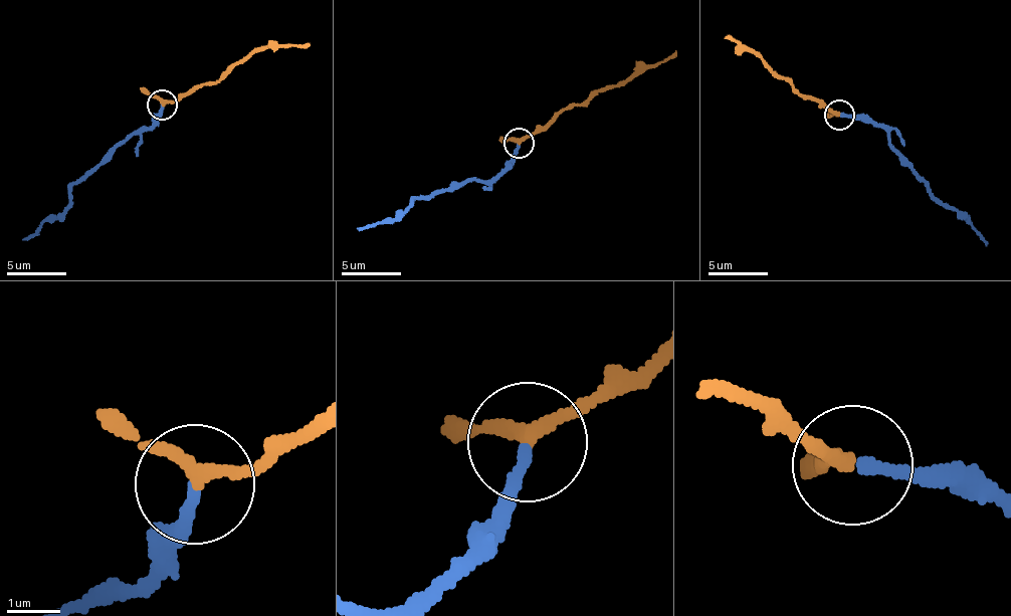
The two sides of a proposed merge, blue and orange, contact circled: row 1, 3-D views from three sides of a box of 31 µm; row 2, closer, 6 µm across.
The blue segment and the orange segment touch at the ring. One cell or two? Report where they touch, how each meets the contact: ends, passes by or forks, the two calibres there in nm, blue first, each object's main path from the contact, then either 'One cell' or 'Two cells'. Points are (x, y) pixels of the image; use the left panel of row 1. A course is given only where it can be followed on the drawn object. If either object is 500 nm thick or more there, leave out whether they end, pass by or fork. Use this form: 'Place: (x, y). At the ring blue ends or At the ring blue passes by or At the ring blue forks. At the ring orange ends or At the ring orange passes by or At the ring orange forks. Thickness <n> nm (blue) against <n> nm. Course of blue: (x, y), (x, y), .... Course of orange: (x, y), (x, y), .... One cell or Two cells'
Place: (162, 105). At the ring blue ends. At the ring orange passes by. Thickness 220 nm (blue) against 240 nm. Course of blue: (163, 106), (162, 115), (107, 152), (70, 190), (66, 208), (56, 217), (44, 218), (33, 235), (22, 239). Course of orange: (163, 106), (204, 84), (221, 80), (254, 51), (308, 43). One cell

